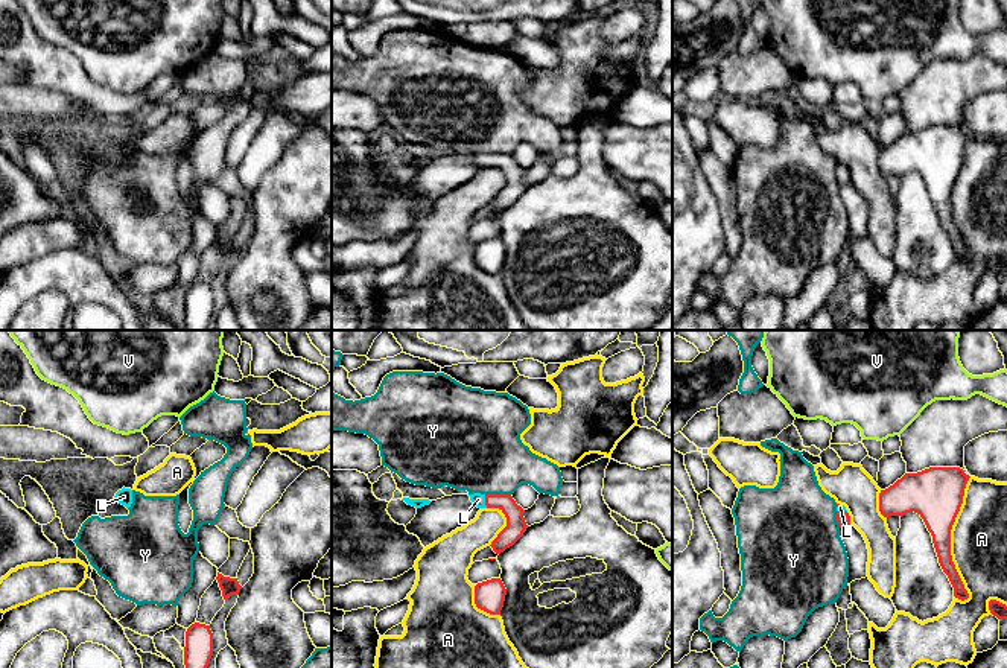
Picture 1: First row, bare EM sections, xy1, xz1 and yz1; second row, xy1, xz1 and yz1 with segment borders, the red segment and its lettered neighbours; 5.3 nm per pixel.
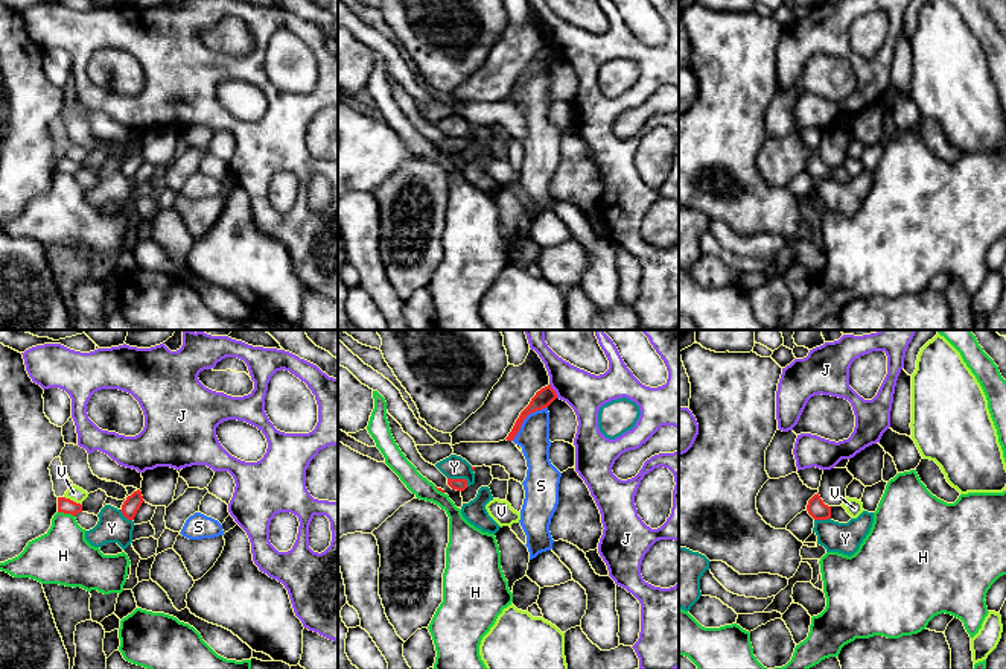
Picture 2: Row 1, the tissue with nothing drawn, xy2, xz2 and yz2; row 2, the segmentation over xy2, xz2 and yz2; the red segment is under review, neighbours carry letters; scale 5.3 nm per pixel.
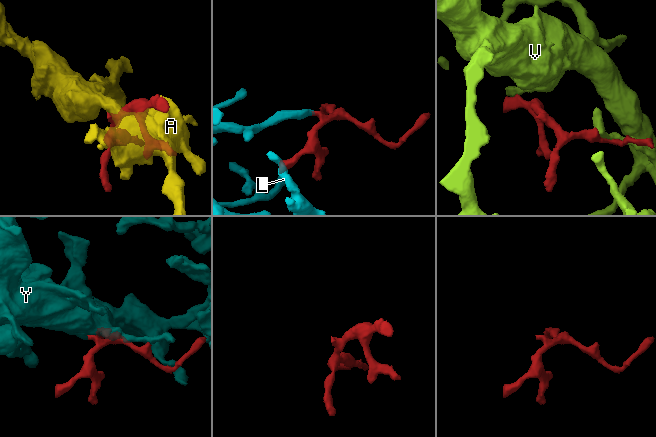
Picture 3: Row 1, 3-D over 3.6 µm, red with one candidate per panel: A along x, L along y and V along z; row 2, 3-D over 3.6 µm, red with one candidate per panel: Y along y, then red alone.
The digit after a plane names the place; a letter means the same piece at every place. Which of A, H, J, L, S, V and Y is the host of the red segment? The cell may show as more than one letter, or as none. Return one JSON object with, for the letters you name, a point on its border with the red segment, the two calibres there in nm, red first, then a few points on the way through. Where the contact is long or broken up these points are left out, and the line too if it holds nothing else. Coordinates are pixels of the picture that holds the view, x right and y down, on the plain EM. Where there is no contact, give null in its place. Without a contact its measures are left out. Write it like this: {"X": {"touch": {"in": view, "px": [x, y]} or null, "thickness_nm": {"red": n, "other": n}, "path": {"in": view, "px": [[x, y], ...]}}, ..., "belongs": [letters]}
{"L": {"touch": {"in": "xz1", "px": [486, 160]}, "thickness_nm": {"red": 110, "other": 70}, "path": {"in": "xz1", "px": [[516, 184], [499, 160], [486, 160], [478, 159]]}}, "belongs": ["L"]}

